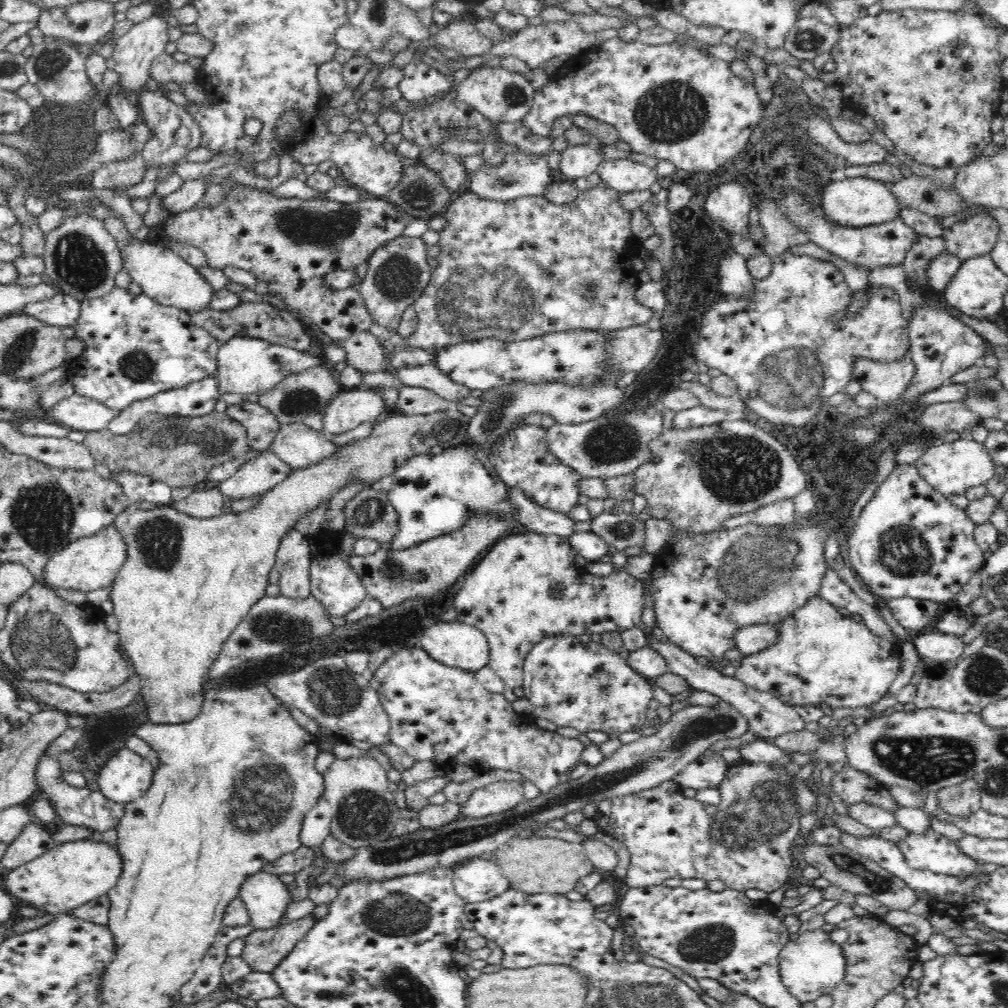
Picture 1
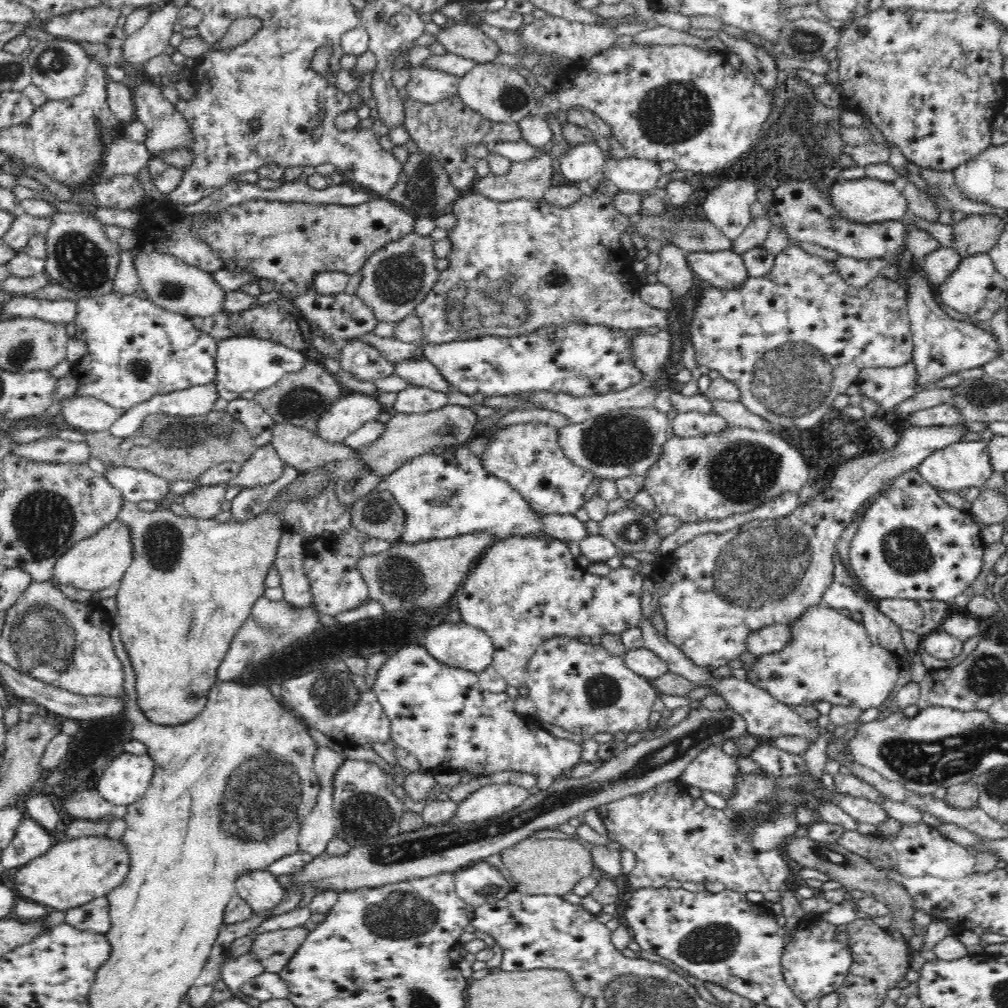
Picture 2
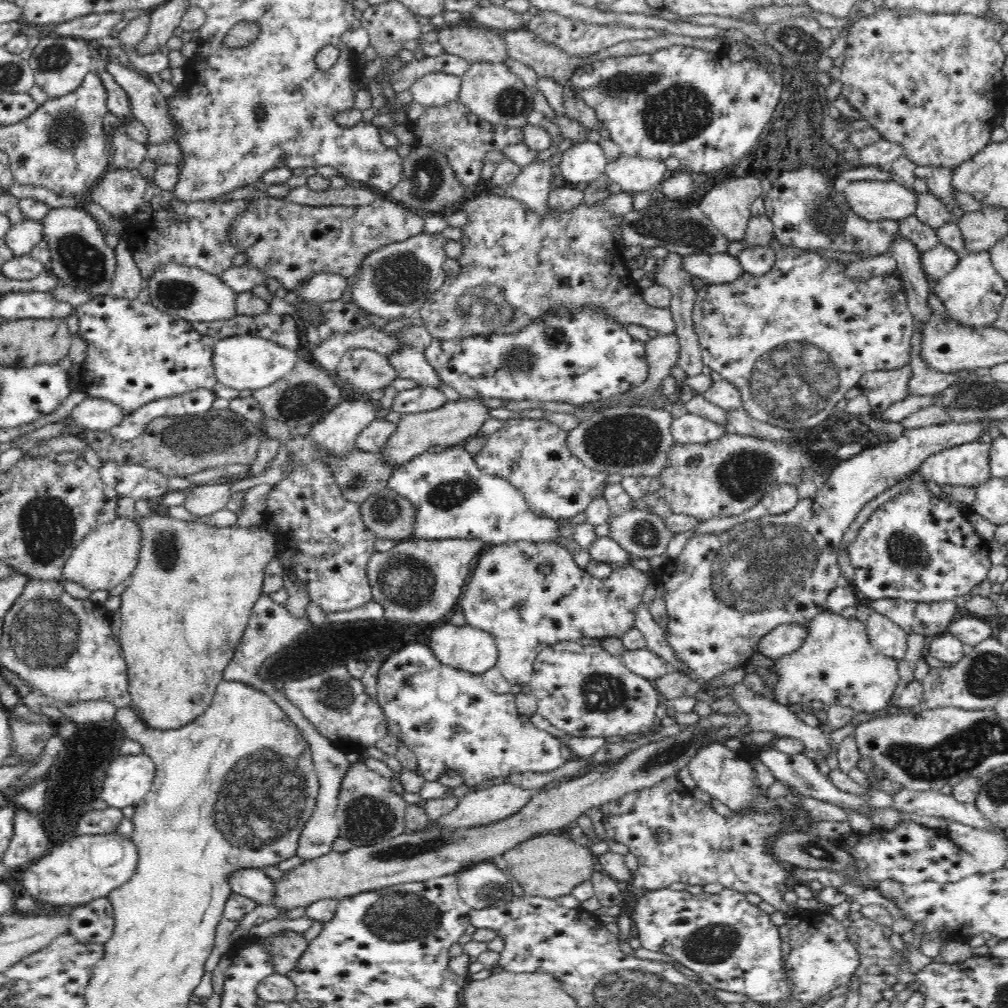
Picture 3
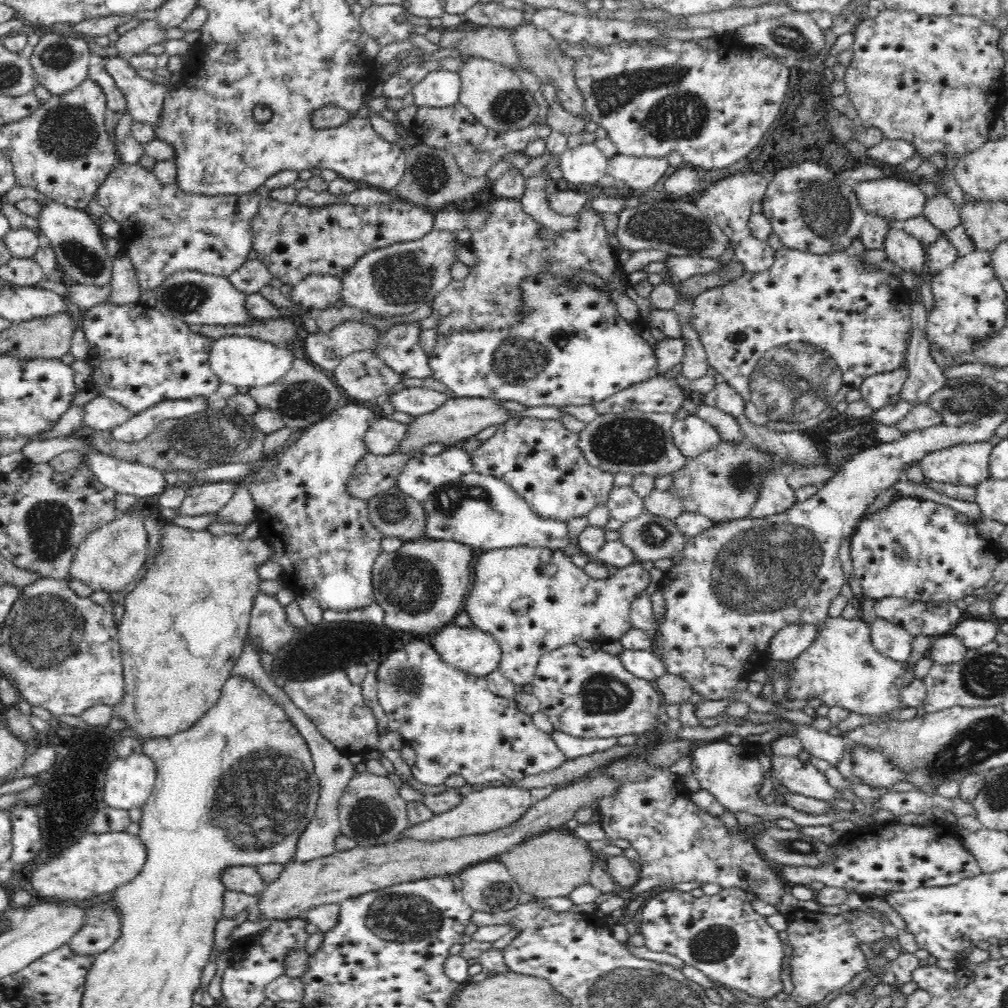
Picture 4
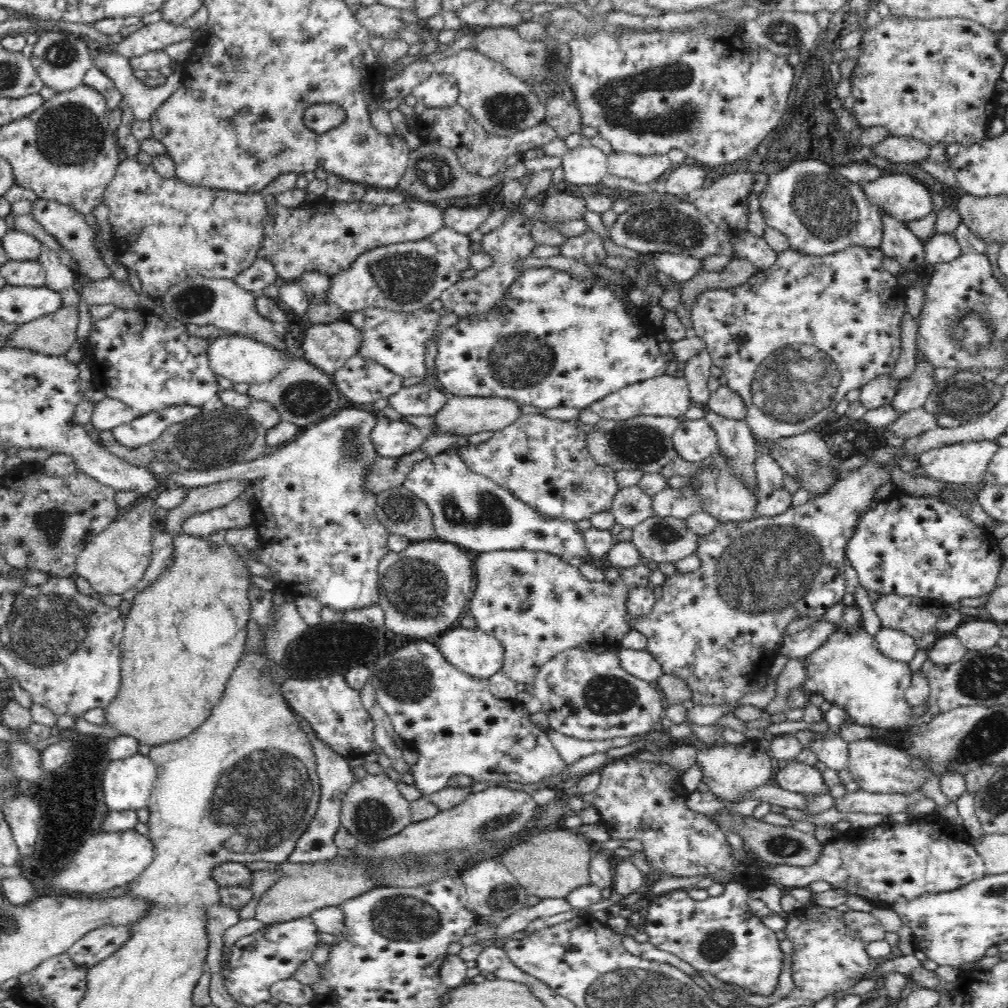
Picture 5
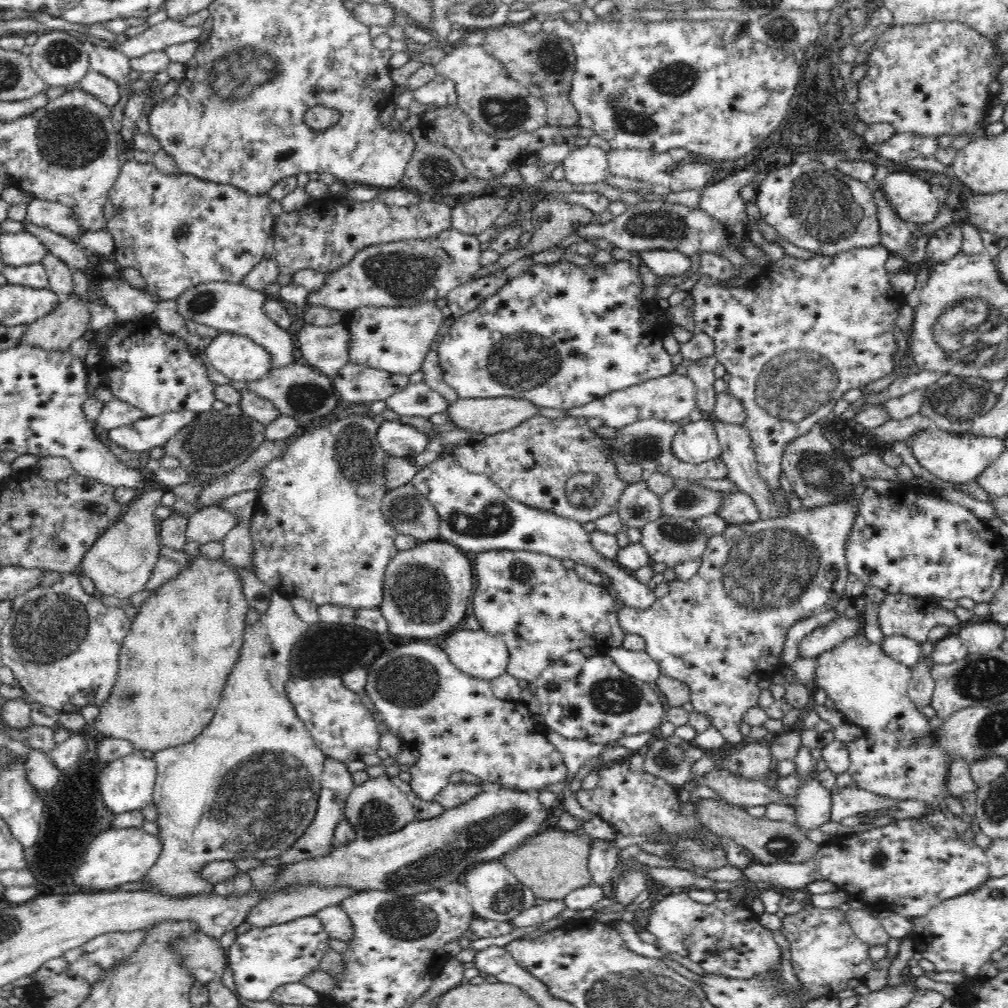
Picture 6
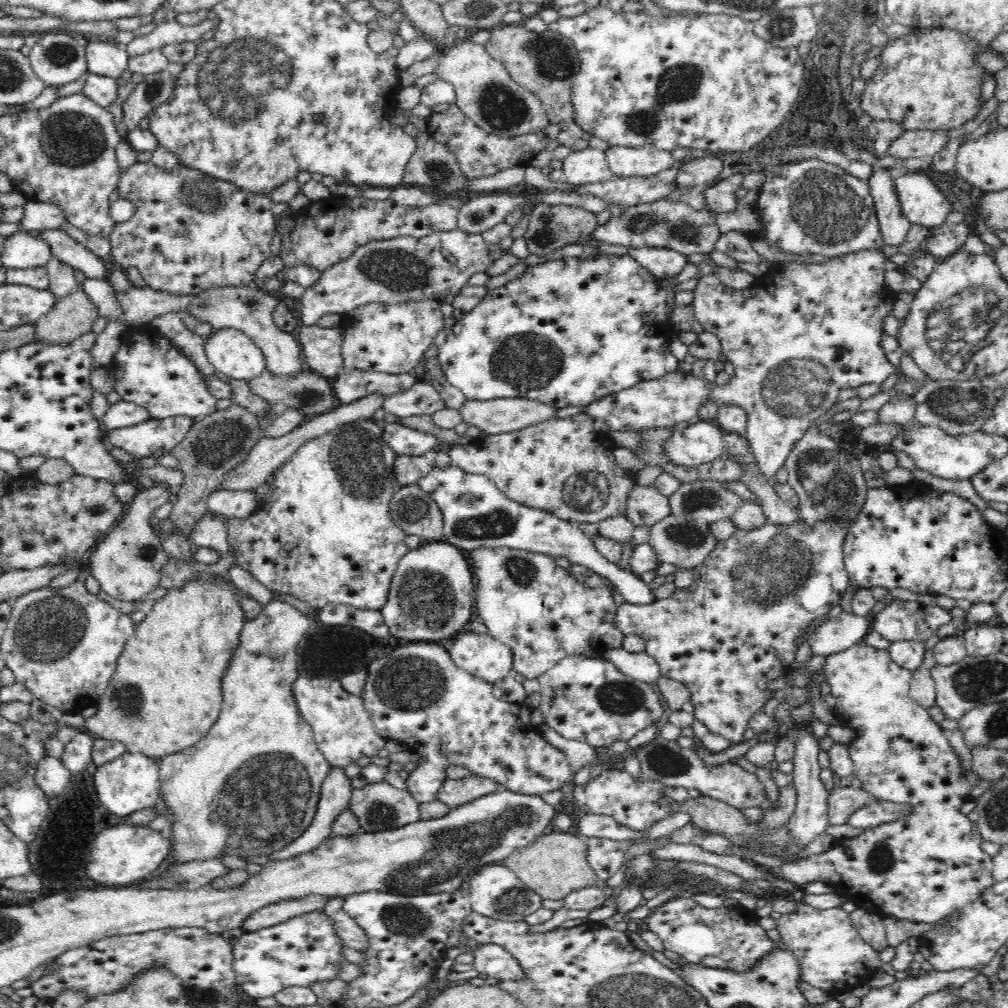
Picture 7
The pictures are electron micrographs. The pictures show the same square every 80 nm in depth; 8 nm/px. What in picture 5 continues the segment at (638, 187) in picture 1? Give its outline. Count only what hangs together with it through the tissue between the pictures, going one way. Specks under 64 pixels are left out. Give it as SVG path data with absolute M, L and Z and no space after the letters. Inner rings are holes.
M614 152L607 156L607 164L610 175L630 178L640 184L652 183L673 166L668 154L644 156Z

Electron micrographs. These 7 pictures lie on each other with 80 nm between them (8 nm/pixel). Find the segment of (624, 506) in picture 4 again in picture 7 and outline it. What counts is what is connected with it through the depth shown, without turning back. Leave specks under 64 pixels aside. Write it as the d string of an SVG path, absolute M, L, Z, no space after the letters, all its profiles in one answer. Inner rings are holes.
M636 486L628 497L626 516L634 526L654 526L672 515L670 499L653 486Z

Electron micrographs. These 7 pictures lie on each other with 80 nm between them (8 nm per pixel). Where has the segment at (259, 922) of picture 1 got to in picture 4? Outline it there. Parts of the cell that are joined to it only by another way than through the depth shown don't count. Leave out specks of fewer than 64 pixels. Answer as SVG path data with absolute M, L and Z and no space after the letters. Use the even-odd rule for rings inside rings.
M228 866L220 876L224 888L242 891L257 898L266 888L266 883L253 866Z

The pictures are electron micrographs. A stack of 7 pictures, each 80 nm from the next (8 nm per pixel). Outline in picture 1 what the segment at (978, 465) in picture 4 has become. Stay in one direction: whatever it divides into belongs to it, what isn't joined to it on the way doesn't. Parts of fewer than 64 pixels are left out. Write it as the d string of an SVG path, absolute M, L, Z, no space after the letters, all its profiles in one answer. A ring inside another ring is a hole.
M973 438L959 439L950 443L940 442L939 445L934 445L922 453L915 465L920 476L946 497L952 494L965 494L966 489L985 485L995 475L995 466L985 443L977 442Z

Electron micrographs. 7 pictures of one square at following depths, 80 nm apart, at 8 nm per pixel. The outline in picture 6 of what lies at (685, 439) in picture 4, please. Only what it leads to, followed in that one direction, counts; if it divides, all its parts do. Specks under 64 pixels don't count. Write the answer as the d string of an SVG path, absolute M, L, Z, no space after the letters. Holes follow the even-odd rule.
M700 419L684 425L671 442L678 460L702 464L721 456L721 446L713 422Z

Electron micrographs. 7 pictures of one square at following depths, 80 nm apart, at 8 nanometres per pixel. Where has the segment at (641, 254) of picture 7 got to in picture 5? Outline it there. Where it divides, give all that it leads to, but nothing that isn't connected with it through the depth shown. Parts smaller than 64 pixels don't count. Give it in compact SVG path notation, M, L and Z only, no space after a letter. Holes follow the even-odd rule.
M654 252L650 265L655 266L658 271L672 276L675 282L686 282L700 272L702 261L684 254Z

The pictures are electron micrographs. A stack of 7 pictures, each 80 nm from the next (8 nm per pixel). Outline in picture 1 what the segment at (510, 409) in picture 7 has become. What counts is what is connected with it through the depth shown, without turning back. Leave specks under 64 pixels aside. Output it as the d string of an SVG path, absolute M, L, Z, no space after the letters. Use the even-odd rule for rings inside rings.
M446 408L446 410L438 410L438 412L432 412L432 414L396 414L388 417L383 422L375 422L372 434L364 440L353 442L352 444L341 447L339 452L331 457L322 459L320 464L309 466L308 468L298 469L289 474L286 480L277 484L274 488L271 488L263 496L259 505L256 505L251 511L245 513L228 513L220 516L213 516L212 518L199 519L193 516L188 516L183 512L178 512L172 505L169 506L156 506L152 510L140 509L137 503L130 502L126 508L120 512L120 514L114 519L114 524L118 528L118 532L124 537L124 542L127 546L127 559L126 564L120 569L120 574L116 578L110 599L114 603L114 615L118 618L120 630L116 635L119 638L119 643L123 648L125 654L129 657L129 660L133 664L134 674L140 675L140 696L144 707L147 707L147 717L154 724L180 724L186 721L192 721L197 718L202 712L204 706L204 684L209 679L209 670L213 665L213 662L218 658L222 648L228 638L232 636L232 632L240 626L240 623L244 621L244 618L249 614L250 610L254 607L254 604L265 597L266 587L269 585L268 575L275 567L276 554L280 546L281 540L284 538L284 534L288 530L292 529L292 526L296 524L296 520L310 512L312 508L316 508L318 504L322 504L322 500L328 500L328 498L334 498L342 488L346 486L348 478L357 478L366 484L372 484L385 476L396 472L397 468L406 464L407 460L410 460L413 456L428 453L432 446L441 445L444 449L451 449L456 446L465 445L468 442L467 430L470 422L470 418L464 415L457 408Z

